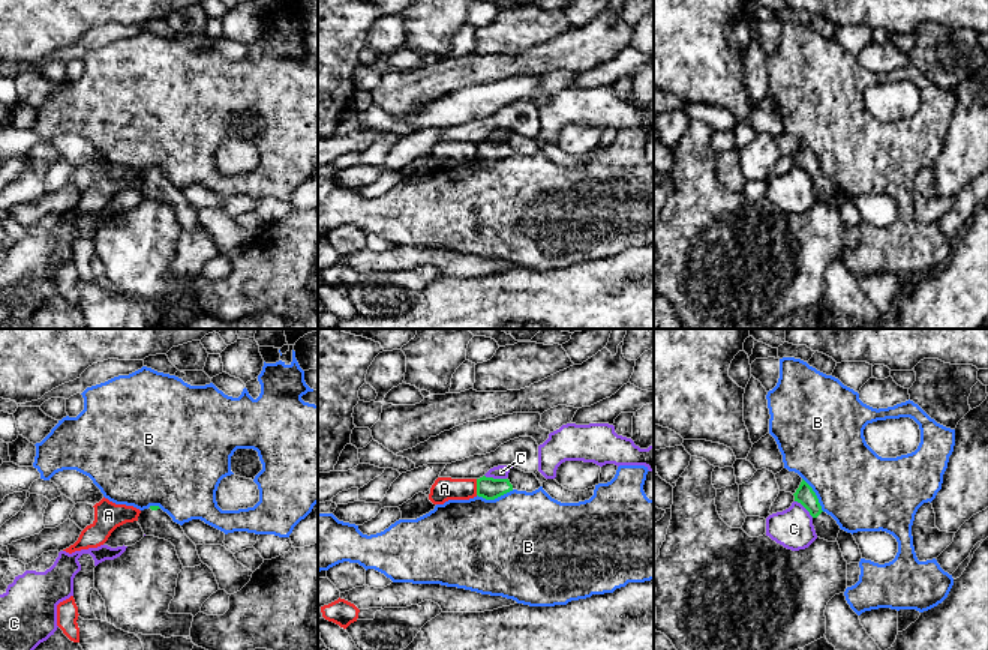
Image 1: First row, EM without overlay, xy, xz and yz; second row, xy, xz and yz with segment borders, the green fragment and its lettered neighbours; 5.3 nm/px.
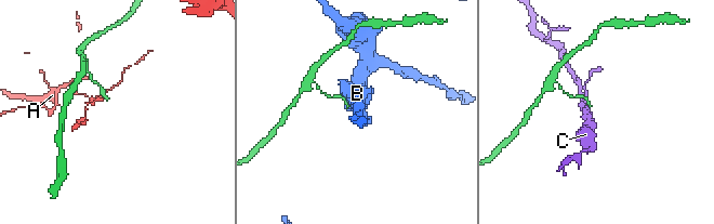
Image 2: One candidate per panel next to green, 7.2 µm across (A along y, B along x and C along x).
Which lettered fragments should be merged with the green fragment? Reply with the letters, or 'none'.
none

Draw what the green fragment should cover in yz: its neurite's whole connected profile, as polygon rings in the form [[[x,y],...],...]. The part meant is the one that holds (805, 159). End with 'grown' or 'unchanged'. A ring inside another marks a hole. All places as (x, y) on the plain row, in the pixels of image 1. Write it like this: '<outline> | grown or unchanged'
[[[804,143],[793,159],[795,165],[801,167],[813,180],[813,189],[817,201],[828,206],[837,206],[838,197],[841,194],[840,189],[831,179],[822,174],[816,156]]] | grown

